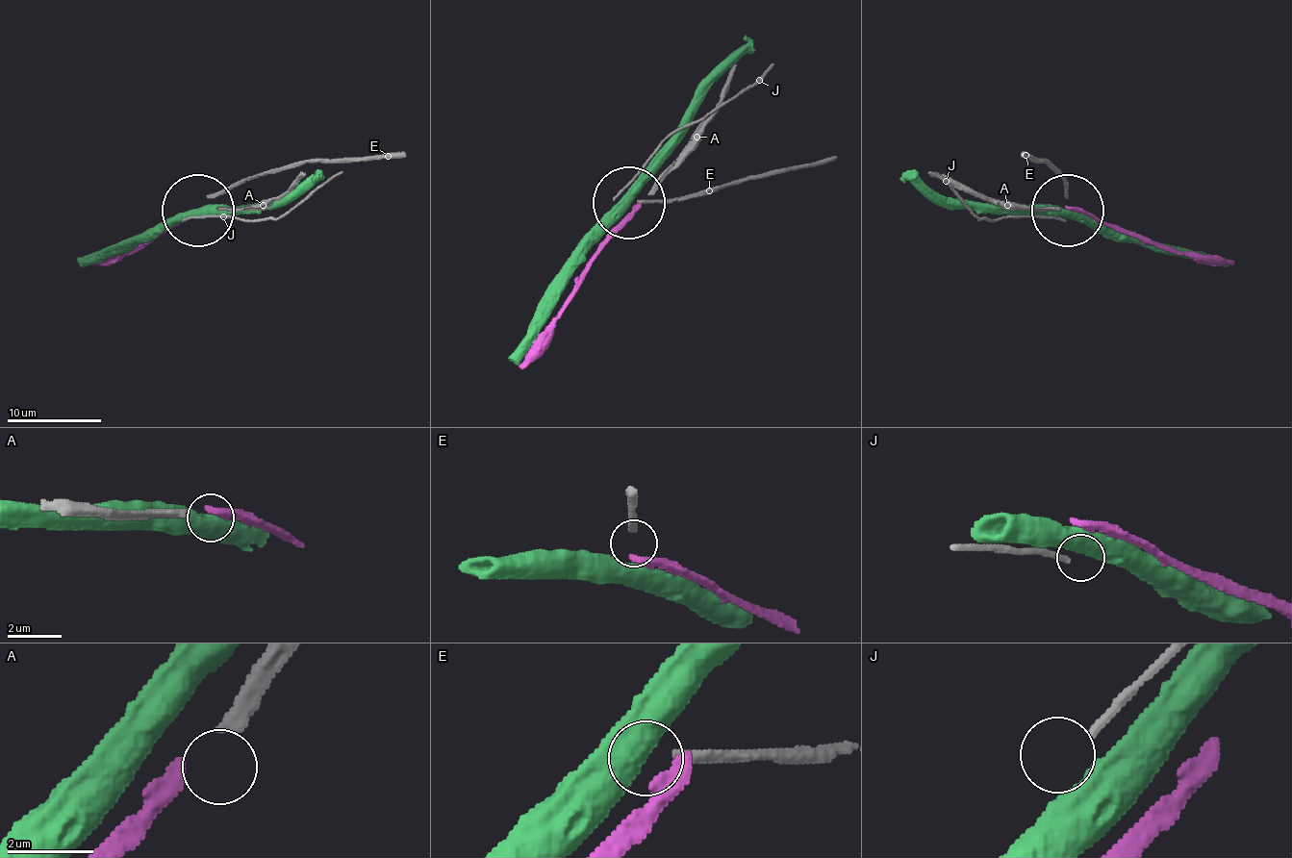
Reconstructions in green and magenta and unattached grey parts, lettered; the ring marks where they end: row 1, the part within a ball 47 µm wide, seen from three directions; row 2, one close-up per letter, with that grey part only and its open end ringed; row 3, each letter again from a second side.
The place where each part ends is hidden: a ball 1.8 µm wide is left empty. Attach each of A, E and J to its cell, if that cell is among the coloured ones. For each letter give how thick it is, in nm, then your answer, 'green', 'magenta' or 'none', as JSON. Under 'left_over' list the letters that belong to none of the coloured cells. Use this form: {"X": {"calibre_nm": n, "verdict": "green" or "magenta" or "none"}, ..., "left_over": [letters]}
{"A": {"calibre_nm": 340, "verdict": "none"}, "E": {"calibre_nm": 320, "verdict": "none"}, "J": {"calibre_nm": 200, "verdict": "none"}, "left_over": ["A", "E", "J"]}

